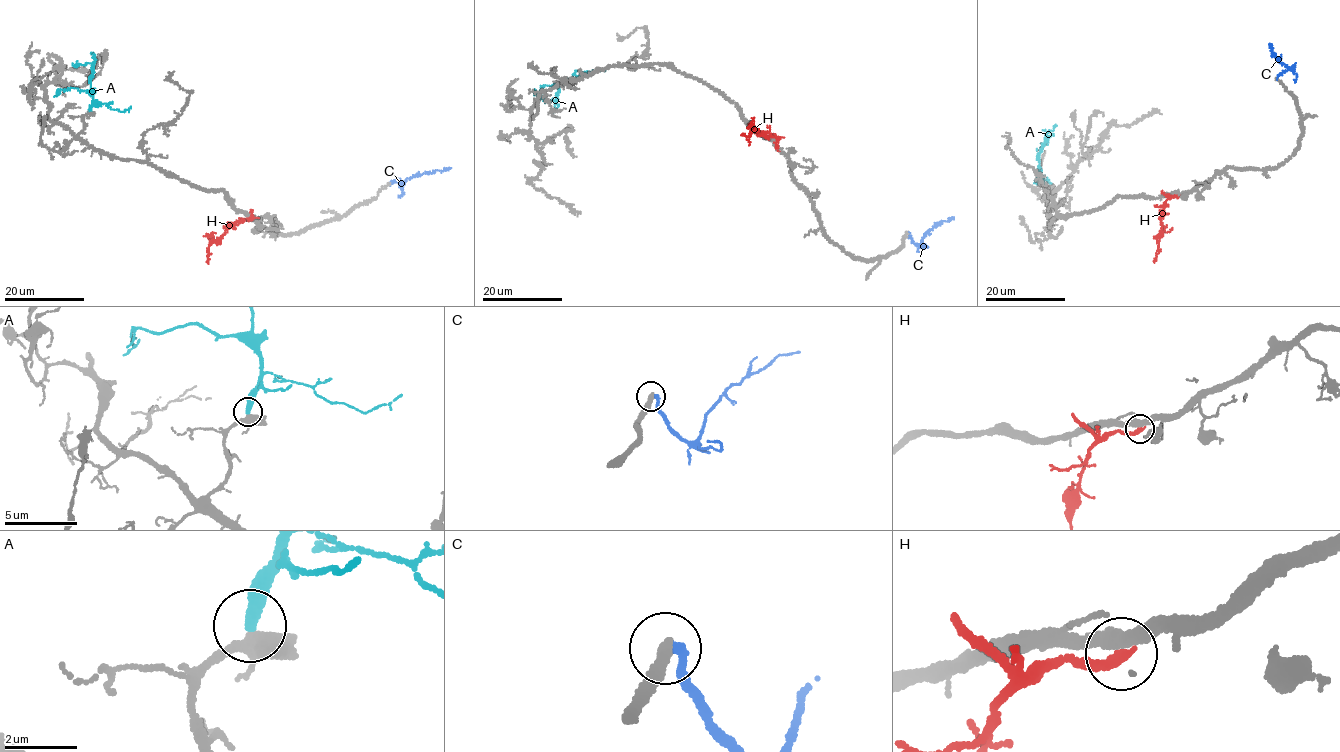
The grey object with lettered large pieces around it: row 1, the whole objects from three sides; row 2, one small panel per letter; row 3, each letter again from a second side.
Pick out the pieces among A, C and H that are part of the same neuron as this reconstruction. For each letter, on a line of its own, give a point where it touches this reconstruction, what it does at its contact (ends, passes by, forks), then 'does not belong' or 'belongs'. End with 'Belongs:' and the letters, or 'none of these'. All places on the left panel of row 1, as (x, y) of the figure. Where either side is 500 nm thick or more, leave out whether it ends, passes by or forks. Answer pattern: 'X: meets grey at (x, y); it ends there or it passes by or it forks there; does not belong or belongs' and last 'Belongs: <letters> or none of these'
A: meets grey at (89, 111); it ends there; does not belong
C: meets grey at (389, 183); it ends there; does not belong
H: meets grey at (249, 220); it ends there; does not belong
Belongs: none of these

